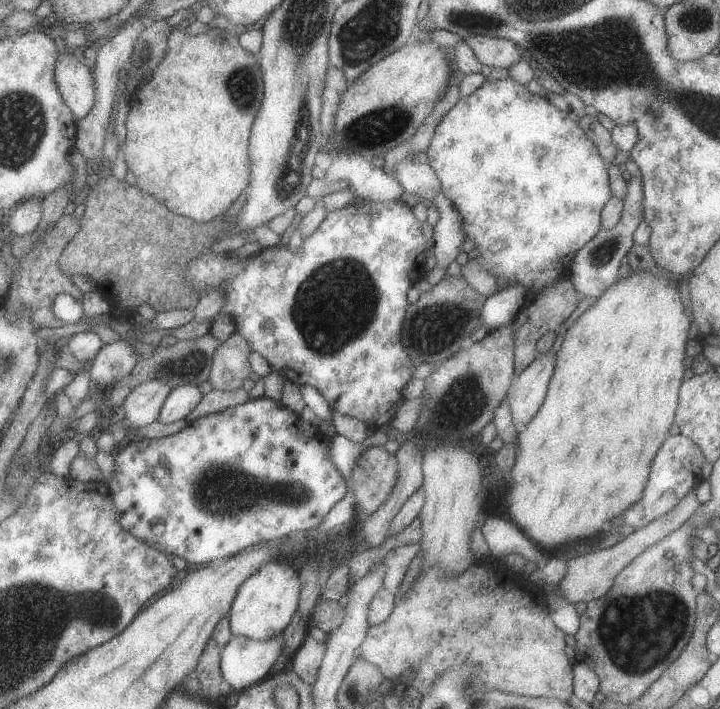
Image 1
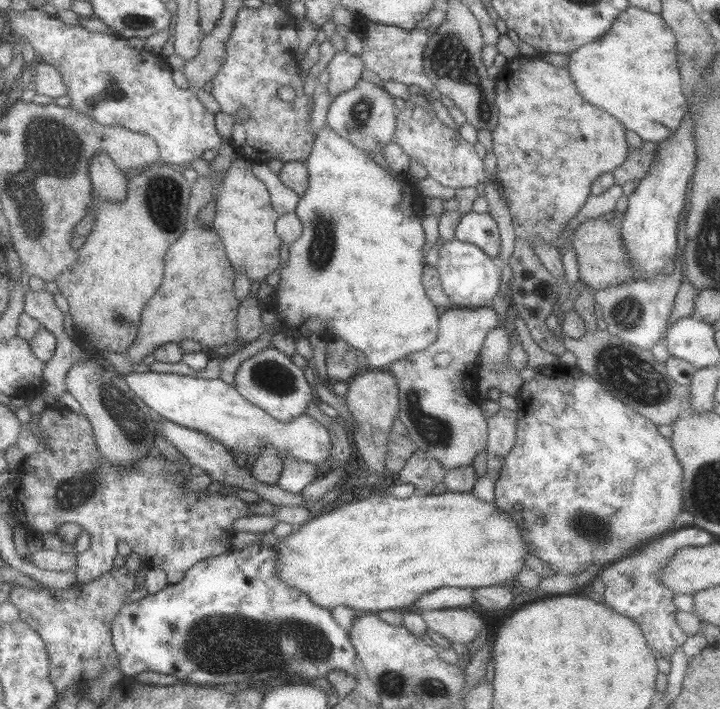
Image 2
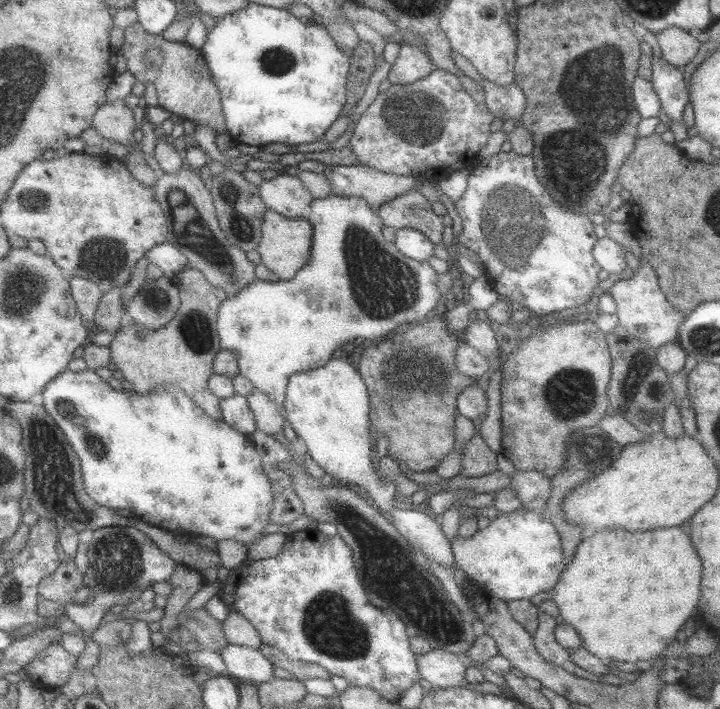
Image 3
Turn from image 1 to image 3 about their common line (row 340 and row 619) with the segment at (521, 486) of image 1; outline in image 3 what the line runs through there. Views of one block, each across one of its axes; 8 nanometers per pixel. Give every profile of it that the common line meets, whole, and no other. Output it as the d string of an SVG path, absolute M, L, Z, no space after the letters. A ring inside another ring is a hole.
M681 526L656 528L644 532L628 532L623 528L601 530L582 539L574 558L565 565L558 582L545 593L530 599L538 606L549 598L557 604L564 623L577 629L584 649L609 662L652 662L671 646L682 624L692 616L700 600L702 561L696 547Z

